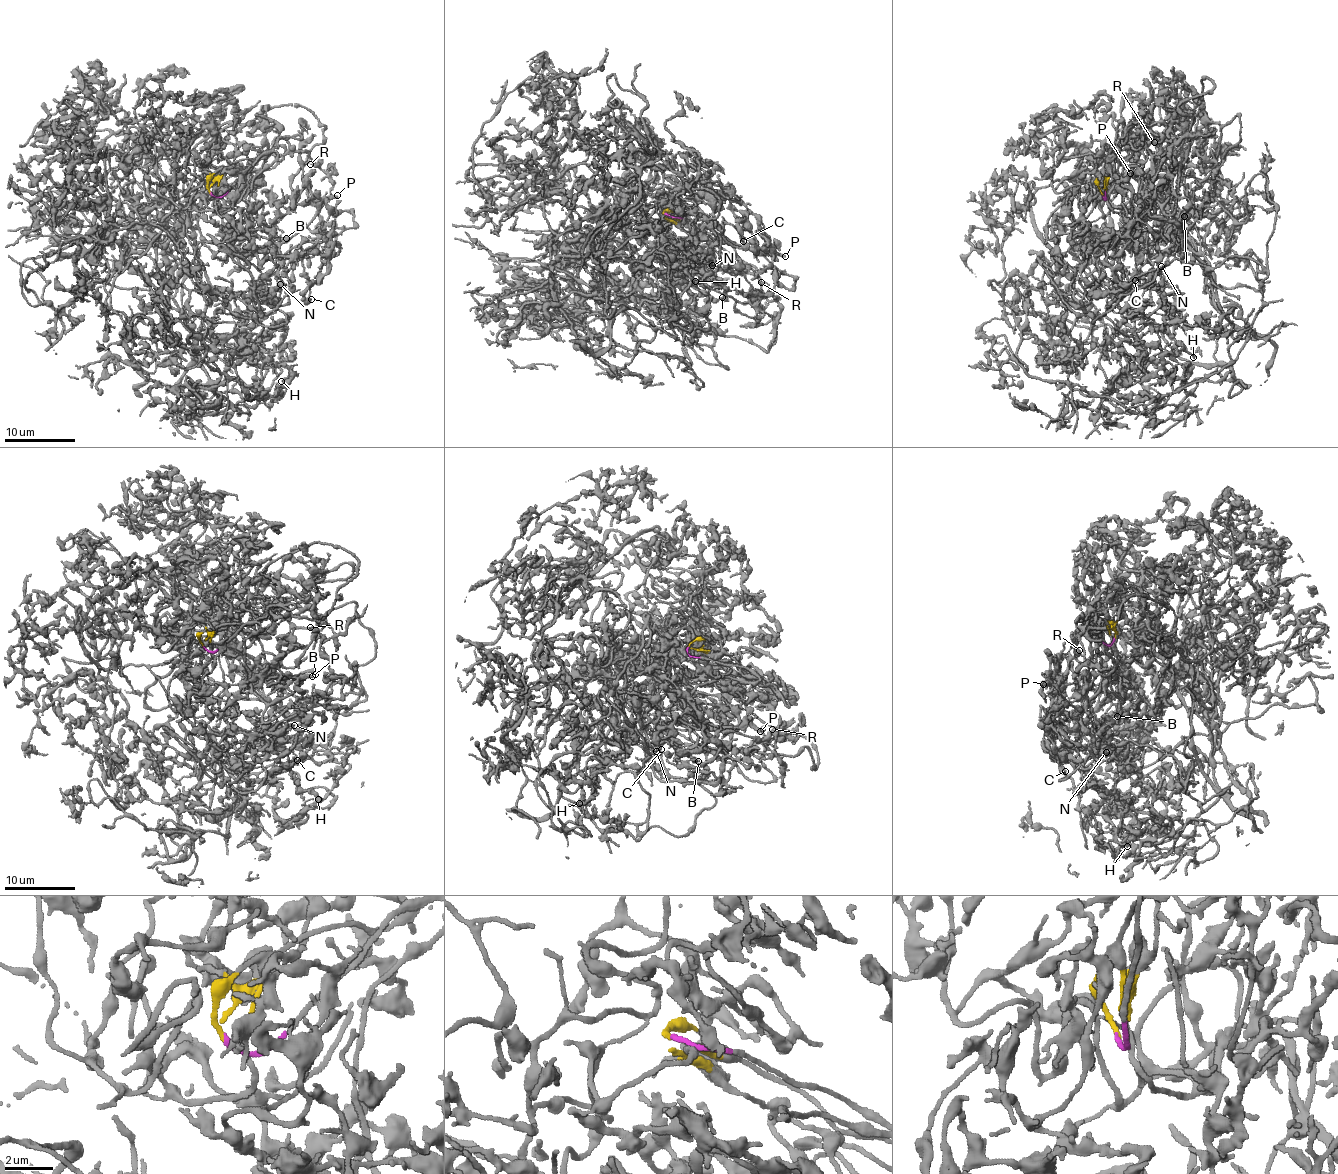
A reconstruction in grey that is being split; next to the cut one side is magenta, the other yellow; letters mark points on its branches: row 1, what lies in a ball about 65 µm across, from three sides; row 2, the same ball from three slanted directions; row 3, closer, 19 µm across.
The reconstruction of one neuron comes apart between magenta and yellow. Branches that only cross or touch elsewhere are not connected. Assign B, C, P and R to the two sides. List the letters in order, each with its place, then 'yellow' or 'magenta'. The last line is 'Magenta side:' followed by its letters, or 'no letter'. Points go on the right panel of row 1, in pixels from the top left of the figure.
B: (1184, 216) | yellow
C: (1135, 280) | magenta
P: (1130, 173) | magenta
R: (1154, 142) | yellow
Magenta side: C, P

